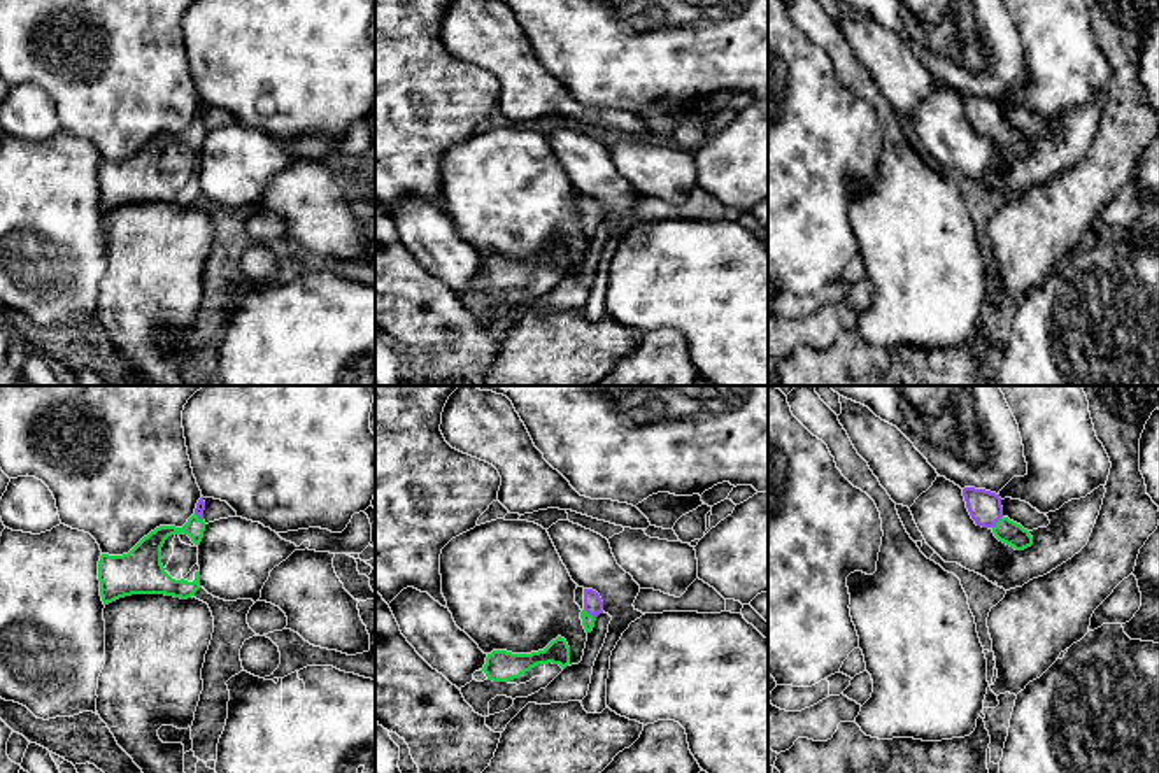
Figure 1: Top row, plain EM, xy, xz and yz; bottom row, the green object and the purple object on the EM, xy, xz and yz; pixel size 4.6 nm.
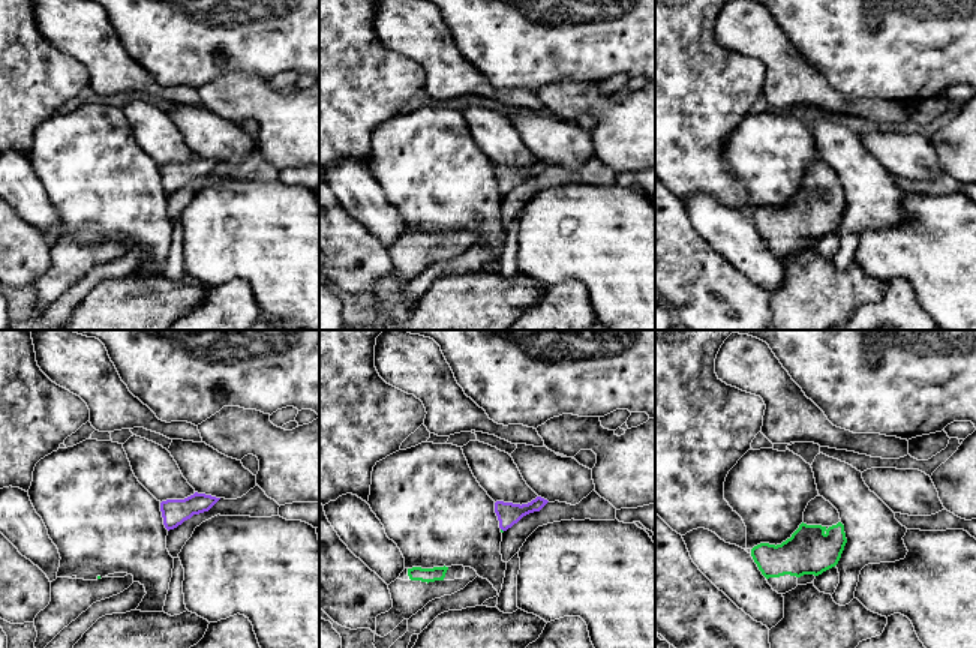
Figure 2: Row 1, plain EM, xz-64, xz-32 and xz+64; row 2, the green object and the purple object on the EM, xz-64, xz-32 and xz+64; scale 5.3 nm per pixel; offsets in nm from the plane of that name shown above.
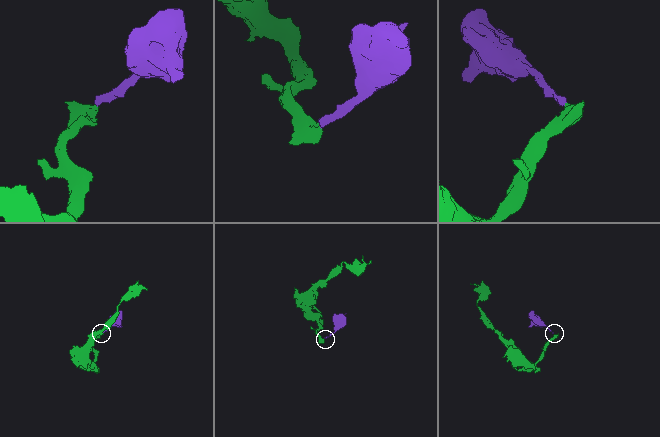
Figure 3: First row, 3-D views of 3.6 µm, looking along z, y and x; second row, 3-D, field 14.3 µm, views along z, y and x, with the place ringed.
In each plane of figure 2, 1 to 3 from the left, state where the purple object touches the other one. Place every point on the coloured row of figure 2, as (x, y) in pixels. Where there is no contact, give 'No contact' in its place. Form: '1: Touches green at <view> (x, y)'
1: No contact
2: No contact
3: No contact

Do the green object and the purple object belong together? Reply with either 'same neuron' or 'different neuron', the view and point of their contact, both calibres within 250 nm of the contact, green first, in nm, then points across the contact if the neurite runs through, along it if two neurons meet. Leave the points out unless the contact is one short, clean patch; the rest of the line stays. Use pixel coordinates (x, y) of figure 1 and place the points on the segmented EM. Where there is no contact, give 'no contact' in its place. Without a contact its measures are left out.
same neuron; contact xz (588, 614); calibres 60 and 90 nm; way xz (588, 621), (588, 614), (593, 605)

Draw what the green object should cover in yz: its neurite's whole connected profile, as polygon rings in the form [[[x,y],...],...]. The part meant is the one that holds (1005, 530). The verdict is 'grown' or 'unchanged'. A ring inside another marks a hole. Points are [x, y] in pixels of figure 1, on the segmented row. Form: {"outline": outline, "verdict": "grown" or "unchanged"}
{"outline": [[[964,487],[963,496],[977,526],[991,528],[999,542],[1015,550],[1024,550],[1033,545],[1029,531],[1003,515],[999,494],[985,489]]], "verdict": "grown"}

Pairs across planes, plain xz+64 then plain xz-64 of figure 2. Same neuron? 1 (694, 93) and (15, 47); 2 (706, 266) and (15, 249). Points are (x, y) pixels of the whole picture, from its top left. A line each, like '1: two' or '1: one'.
1: one
2: one

